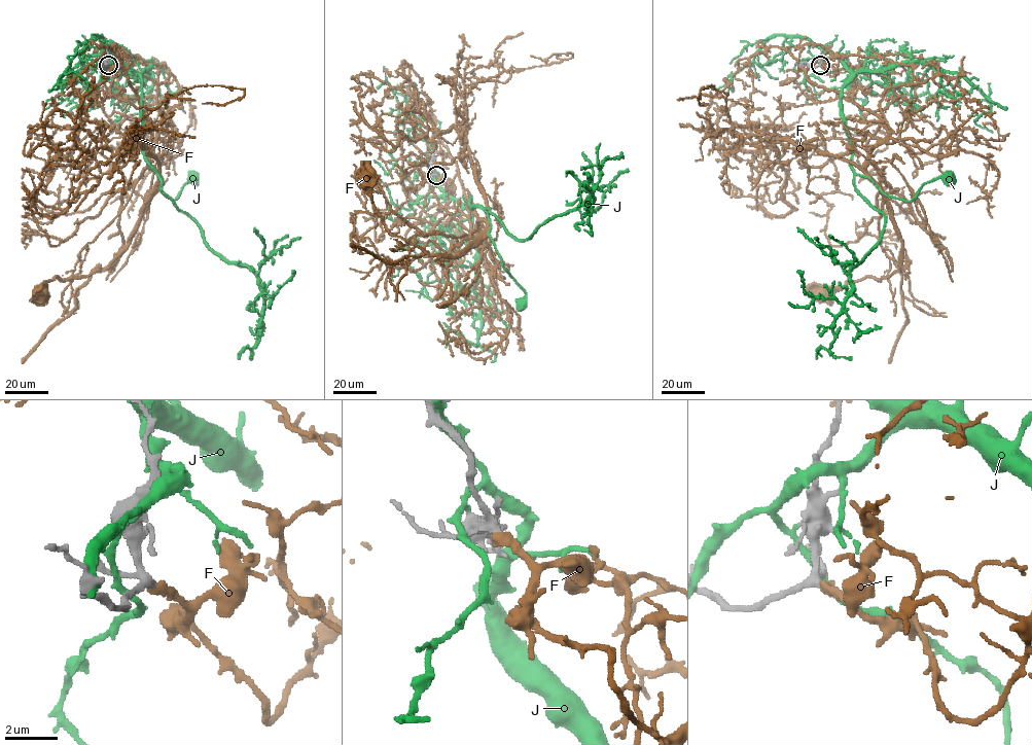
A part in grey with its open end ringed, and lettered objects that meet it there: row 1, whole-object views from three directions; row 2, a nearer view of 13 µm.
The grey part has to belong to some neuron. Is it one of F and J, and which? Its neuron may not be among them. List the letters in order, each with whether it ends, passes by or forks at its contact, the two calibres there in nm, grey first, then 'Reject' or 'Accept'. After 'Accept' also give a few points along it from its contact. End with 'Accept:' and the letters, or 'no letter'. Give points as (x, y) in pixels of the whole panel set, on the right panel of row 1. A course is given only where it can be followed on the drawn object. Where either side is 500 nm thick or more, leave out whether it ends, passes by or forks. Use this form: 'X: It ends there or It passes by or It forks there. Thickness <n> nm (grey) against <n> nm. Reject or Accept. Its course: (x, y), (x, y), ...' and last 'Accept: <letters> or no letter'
F: It ends there. Thickness 240 nm (grey) against 360 nm. Accept. Its course: (820, 66), (832, 76), (838, 58), (807, 78), (886, 127), (865, 171), (901, 242), (891, 276), (821, 291)
J: It passes by. Thickness 150 nm (grey) against 240 nm. Reject
Accept: F

